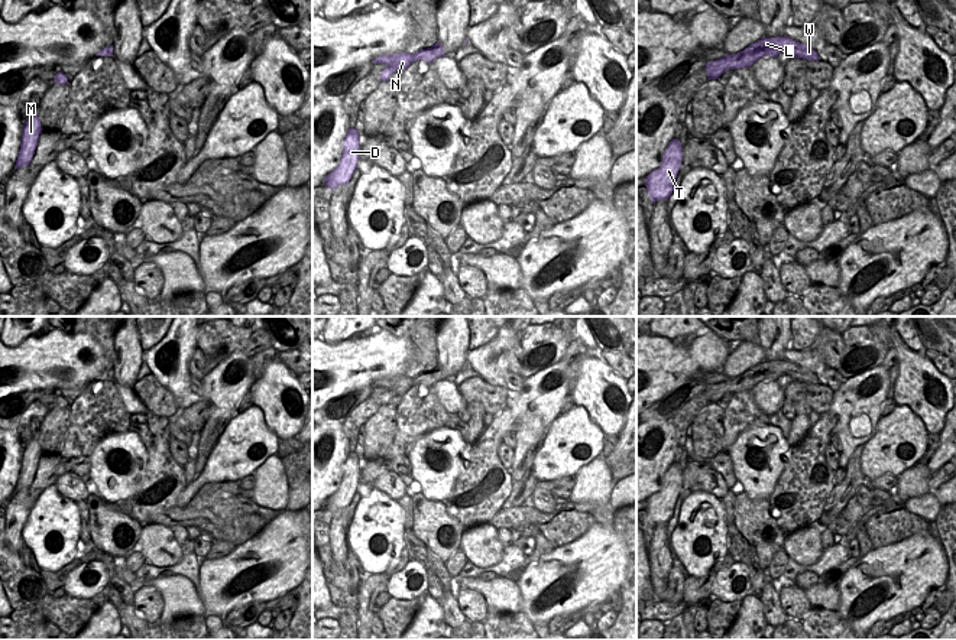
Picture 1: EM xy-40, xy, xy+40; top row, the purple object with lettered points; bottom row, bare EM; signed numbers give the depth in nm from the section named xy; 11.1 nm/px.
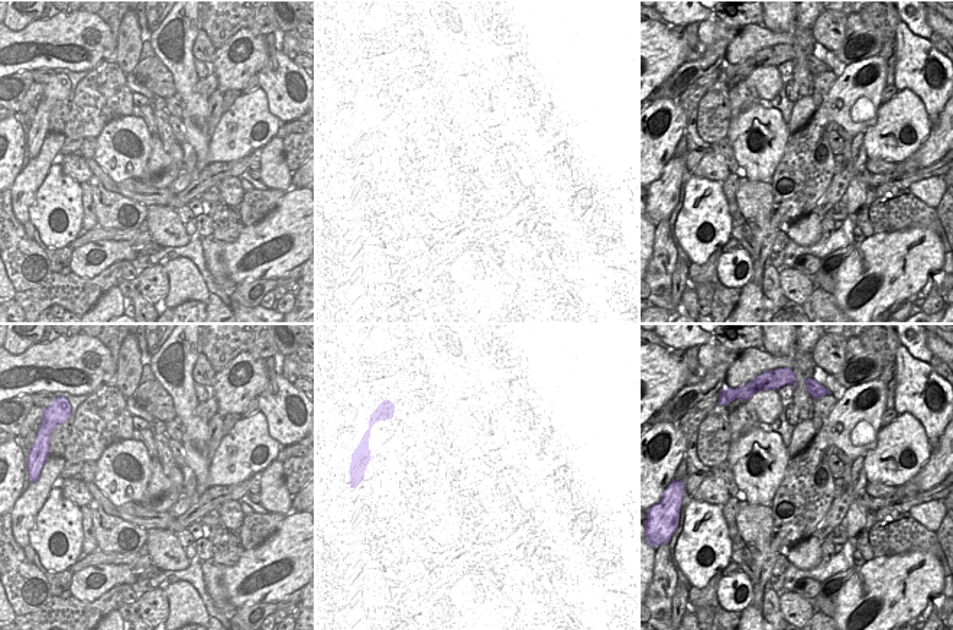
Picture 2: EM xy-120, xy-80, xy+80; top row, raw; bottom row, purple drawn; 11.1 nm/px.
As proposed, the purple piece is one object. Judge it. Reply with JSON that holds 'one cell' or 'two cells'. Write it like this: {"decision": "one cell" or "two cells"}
{"decision": "one cell"}

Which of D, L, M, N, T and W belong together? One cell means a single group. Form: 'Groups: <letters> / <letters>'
Groups: D L M N T W

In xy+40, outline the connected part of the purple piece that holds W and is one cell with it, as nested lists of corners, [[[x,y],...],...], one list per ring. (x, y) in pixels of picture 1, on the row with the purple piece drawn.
[[[787,36],[762,38],[761,40],[749,45],[743,51],[706,64],[709,79],[717,79],[727,69],[739,69],[752,66],[754,62],[764,56],[777,58],[781,52],[790,52],[795,58],[808,61],[820,61],[817,52],[807,45],[795,42]]]

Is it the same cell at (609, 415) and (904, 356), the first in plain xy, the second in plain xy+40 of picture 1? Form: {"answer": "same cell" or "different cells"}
{"answer": "same cell"}

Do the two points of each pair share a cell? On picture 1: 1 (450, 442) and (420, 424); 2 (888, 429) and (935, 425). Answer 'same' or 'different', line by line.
1: different
2: different

